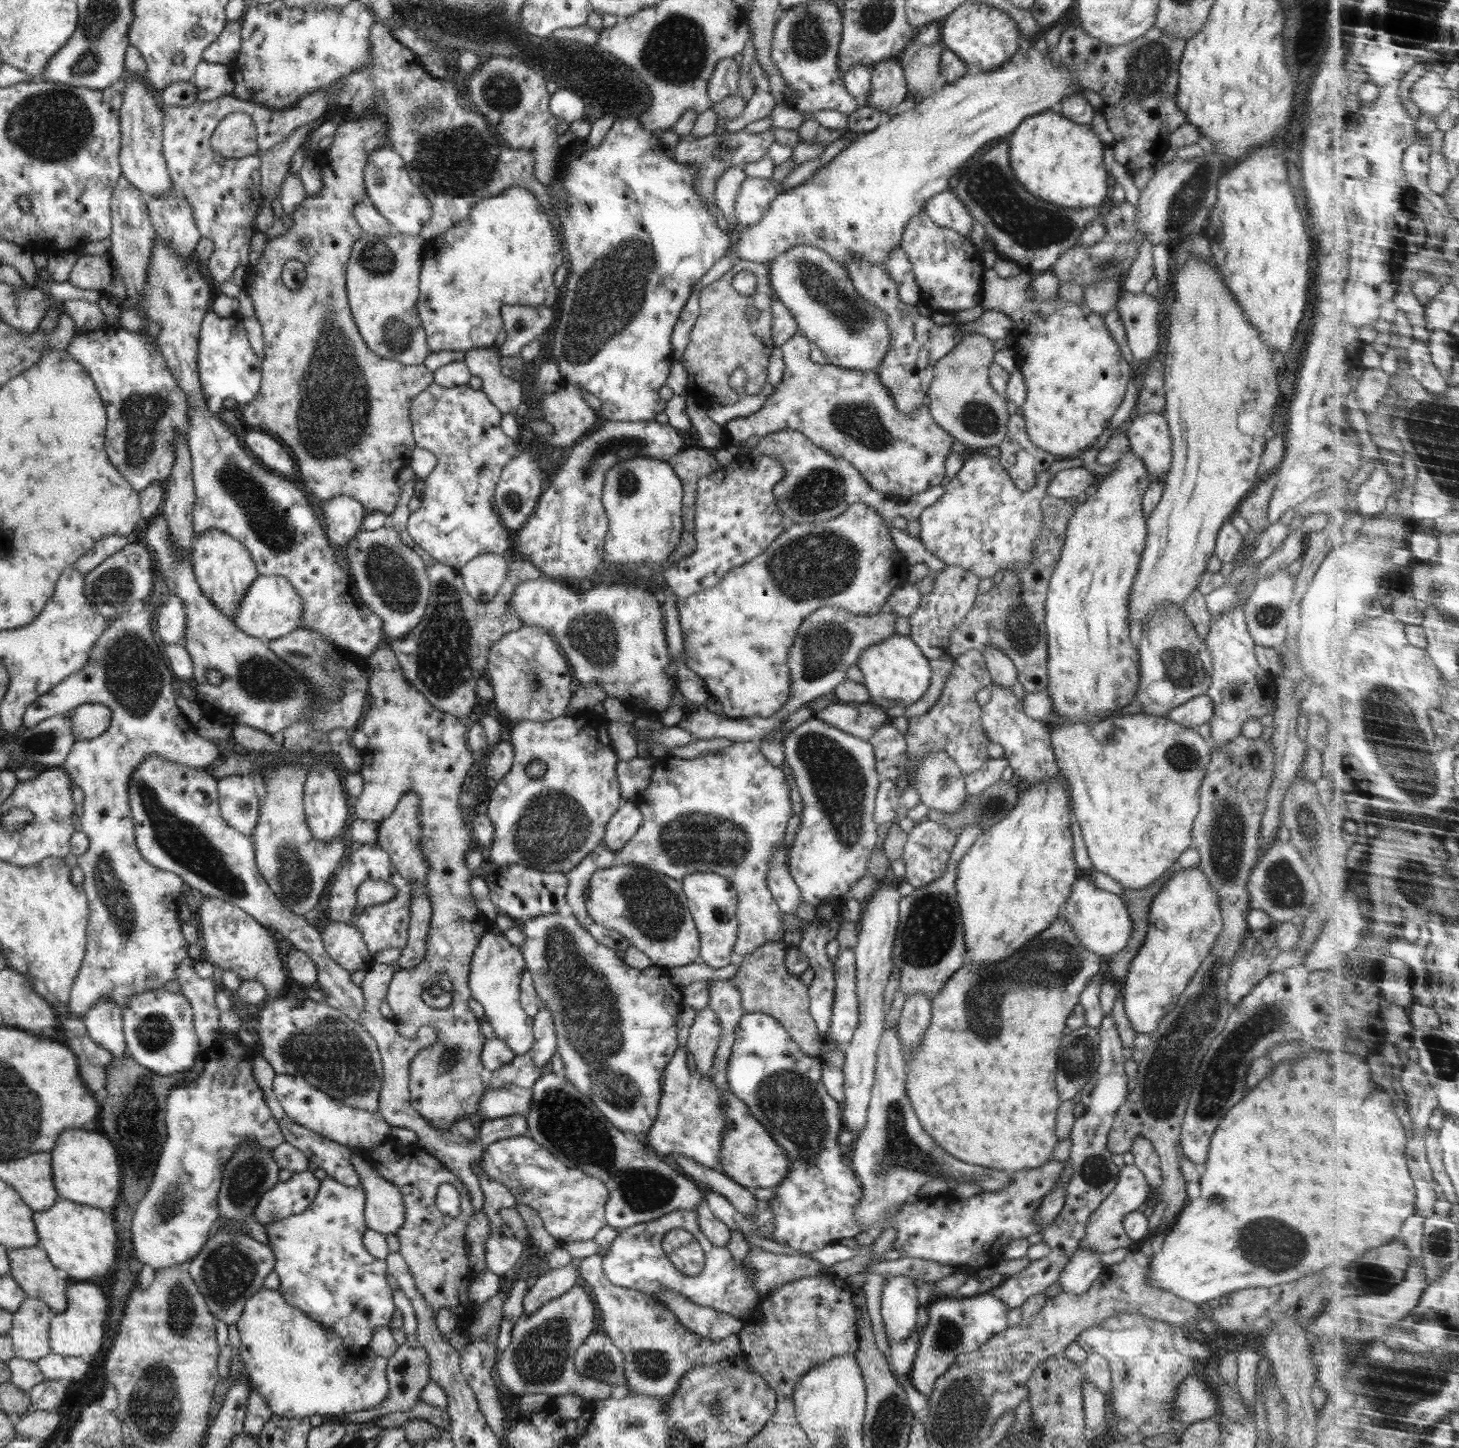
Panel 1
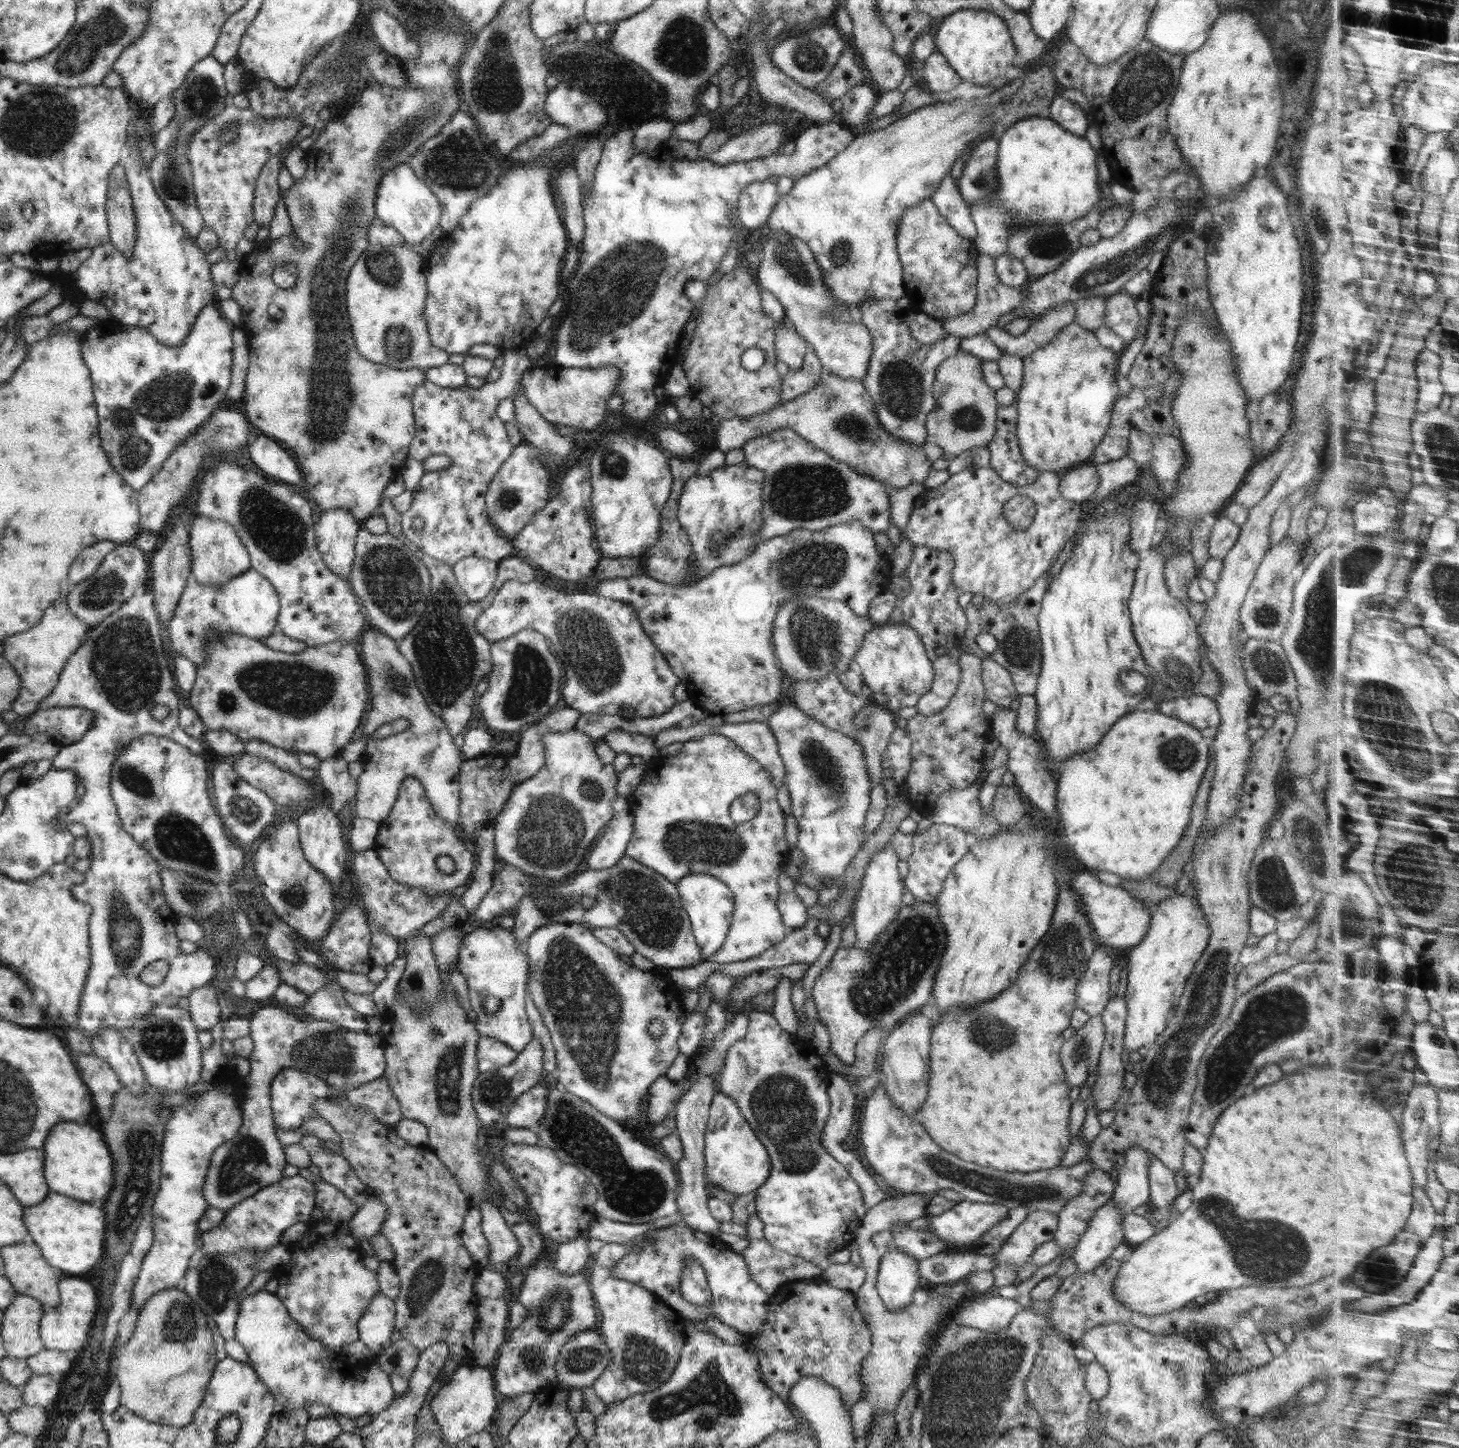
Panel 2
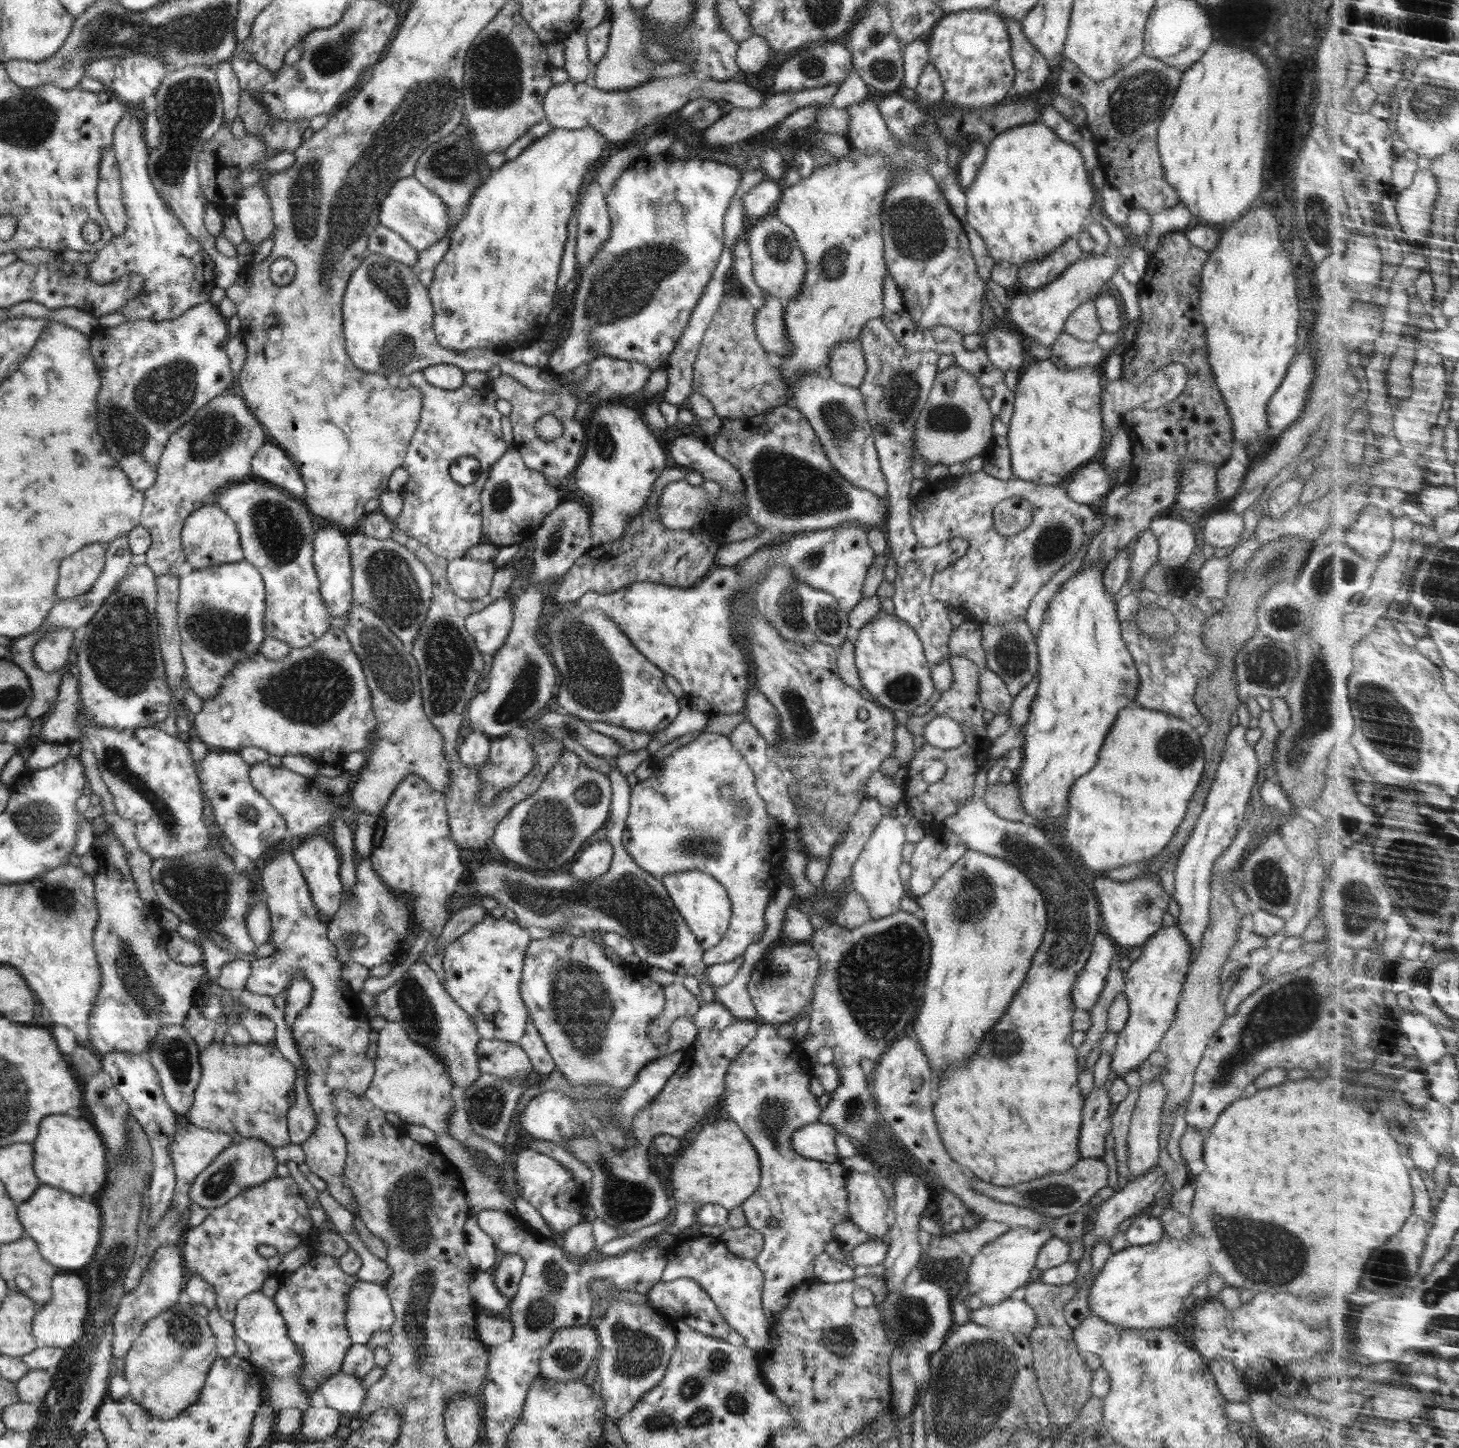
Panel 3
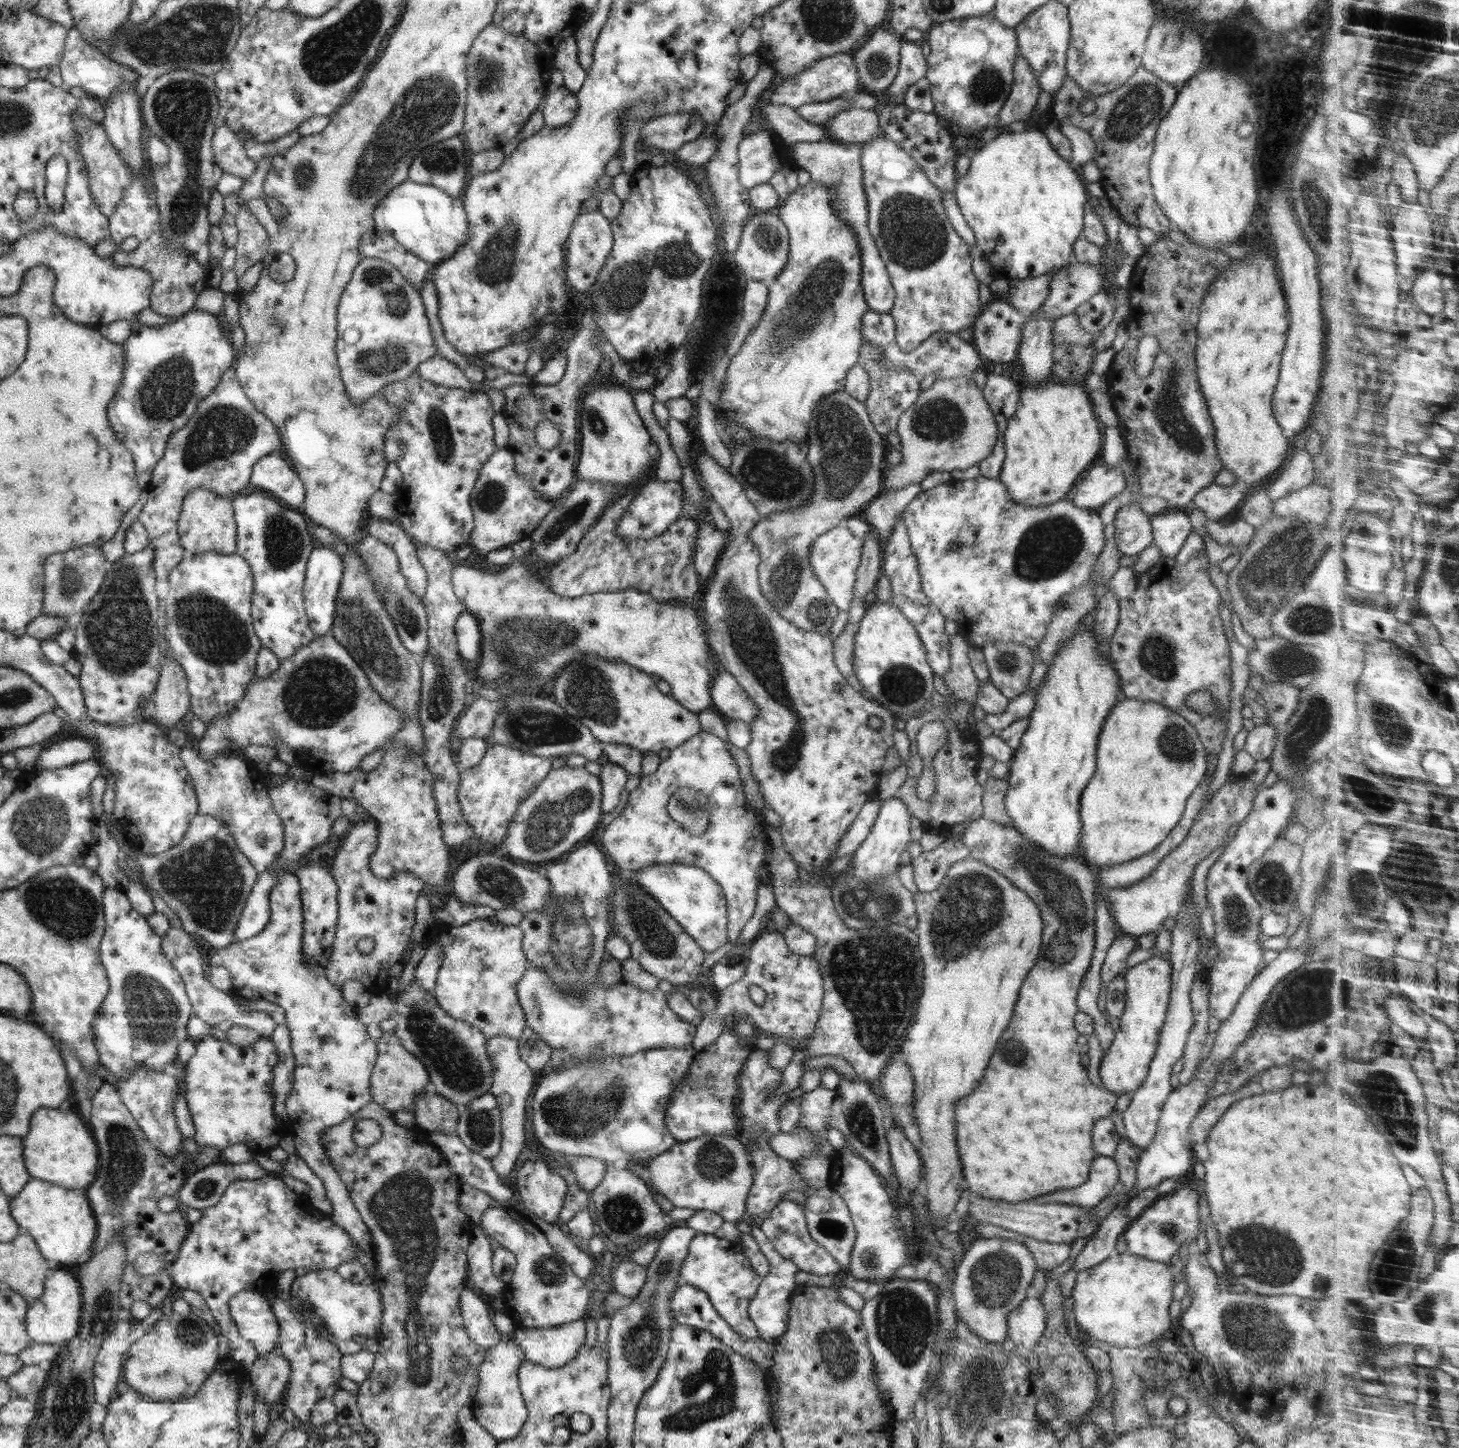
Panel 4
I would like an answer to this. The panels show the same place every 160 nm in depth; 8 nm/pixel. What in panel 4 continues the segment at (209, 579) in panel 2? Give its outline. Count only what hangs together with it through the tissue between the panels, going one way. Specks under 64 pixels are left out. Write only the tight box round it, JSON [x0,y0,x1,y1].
[177,488,237,554]

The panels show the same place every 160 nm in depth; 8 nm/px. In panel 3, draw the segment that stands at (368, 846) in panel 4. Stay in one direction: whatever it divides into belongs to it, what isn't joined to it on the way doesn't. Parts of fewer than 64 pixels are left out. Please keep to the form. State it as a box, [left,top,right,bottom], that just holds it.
[327,856,413,969]

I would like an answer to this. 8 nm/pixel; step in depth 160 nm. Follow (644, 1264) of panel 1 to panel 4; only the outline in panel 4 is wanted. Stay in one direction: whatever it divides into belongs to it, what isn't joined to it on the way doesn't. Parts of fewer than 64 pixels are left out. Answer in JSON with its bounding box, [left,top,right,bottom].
[679,1233,761,1339]

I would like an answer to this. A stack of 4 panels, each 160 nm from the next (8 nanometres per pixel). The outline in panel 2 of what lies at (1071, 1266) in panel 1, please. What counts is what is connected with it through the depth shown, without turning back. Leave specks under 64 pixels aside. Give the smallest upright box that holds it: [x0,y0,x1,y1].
[1072,1201,1125,1273]

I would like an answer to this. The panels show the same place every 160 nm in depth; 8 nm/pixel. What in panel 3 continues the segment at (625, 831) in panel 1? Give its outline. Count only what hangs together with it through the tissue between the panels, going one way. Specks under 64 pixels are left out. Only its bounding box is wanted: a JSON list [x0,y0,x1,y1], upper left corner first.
[564,837,614,880]

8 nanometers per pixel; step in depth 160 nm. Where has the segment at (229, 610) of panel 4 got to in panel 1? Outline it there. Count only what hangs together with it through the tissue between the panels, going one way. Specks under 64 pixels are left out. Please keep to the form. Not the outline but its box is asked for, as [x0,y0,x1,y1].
[154,575,303,646]

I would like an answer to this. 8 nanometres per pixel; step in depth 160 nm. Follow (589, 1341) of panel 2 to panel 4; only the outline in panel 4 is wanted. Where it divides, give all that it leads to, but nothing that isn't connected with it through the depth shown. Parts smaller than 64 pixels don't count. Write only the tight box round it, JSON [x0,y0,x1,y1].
[511,1319,585,1369]

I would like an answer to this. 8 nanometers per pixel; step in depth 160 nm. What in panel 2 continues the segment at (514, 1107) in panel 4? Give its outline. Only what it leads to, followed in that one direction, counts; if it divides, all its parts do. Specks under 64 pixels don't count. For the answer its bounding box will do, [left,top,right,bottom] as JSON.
[477,1035,517,1073]

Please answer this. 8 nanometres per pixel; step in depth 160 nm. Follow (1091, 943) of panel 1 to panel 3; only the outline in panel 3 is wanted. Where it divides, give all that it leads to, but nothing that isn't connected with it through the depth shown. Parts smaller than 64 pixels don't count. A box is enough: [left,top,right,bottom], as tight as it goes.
[1090,875,1172,946]

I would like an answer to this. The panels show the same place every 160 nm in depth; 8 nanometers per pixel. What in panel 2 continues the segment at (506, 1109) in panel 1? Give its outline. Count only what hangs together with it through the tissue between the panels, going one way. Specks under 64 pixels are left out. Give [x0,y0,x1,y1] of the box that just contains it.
[505,1085,547,1129]

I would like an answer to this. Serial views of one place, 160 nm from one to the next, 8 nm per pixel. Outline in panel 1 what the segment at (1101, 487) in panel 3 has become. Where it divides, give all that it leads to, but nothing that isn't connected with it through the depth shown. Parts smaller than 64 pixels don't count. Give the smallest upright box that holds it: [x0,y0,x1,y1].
[1047,467,1098,500]

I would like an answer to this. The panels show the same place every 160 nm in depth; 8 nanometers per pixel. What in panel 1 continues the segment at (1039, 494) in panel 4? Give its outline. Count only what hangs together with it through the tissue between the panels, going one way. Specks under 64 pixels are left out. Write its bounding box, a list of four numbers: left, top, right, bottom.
[980,269,1133,460]

